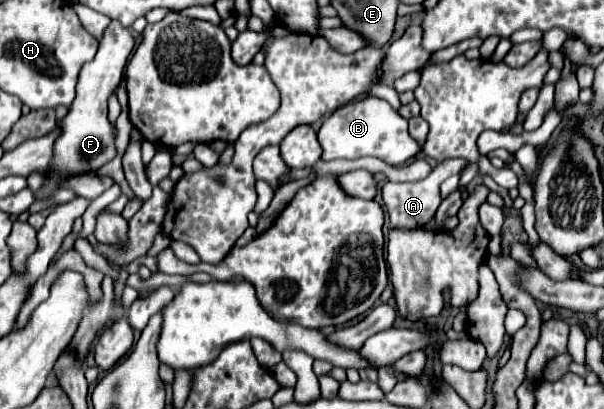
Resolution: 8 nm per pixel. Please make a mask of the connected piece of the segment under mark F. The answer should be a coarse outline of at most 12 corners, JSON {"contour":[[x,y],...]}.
{"contour":[[111,21],[57,123],[35,201],[117,155],[107,99],[133,51]]}

